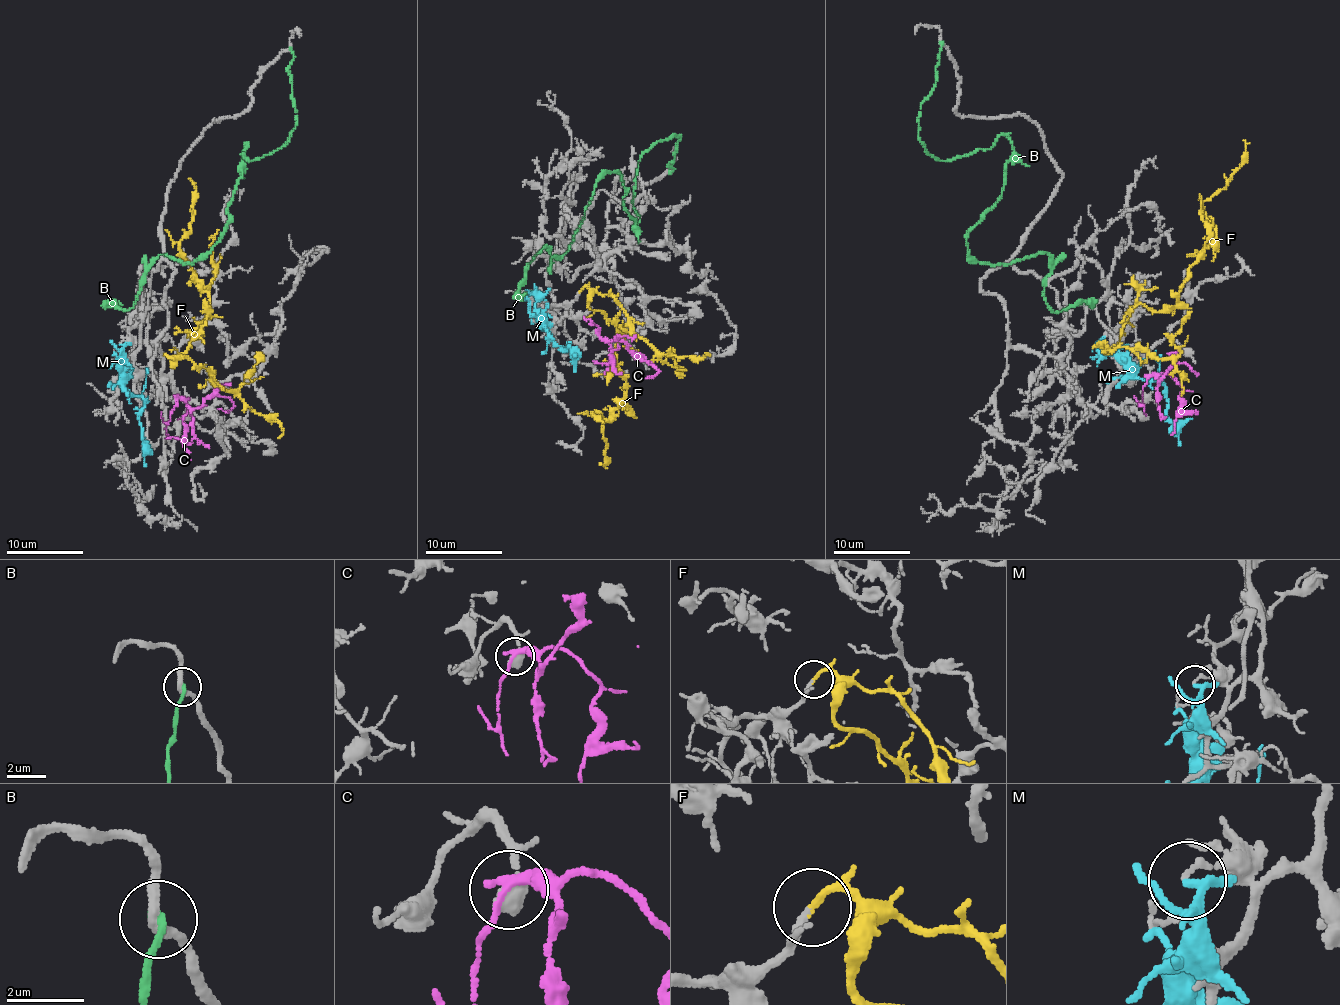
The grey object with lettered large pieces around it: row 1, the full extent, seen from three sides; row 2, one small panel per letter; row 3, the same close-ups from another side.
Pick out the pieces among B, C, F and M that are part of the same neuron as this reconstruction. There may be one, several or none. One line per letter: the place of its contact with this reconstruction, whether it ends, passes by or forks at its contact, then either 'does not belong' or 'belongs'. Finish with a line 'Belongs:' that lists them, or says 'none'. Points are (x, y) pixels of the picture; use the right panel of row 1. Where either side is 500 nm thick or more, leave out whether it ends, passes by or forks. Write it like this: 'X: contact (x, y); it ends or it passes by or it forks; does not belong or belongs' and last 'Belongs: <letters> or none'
B: contact (941, 43); it ends; does not belong
C: contact (1149, 376); it passes by; does not belong
F: contact (1099, 343); it passes by; belongs
M: contact (1102, 339); it passes by; does not belong
Belongs: F

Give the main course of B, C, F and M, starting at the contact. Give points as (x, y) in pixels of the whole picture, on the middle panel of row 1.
B: (669, 171), (673, 134), (640, 159), (635, 230), (608, 171), (564, 253), (534, 259), (520, 293), (533, 292)
C: (597, 333), (609, 341), (621, 341), (658, 371), (643, 378)
F: (581, 291), (616, 332), (611, 370), (628, 384), (607, 419), (593, 414), (602, 418), (607, 464), (599, 463)
M: (536, 298), (539, 295), (536, 305), (539, 322), (547, 335), (568, 349), (564, 352), (568, 347), (576, 356)

